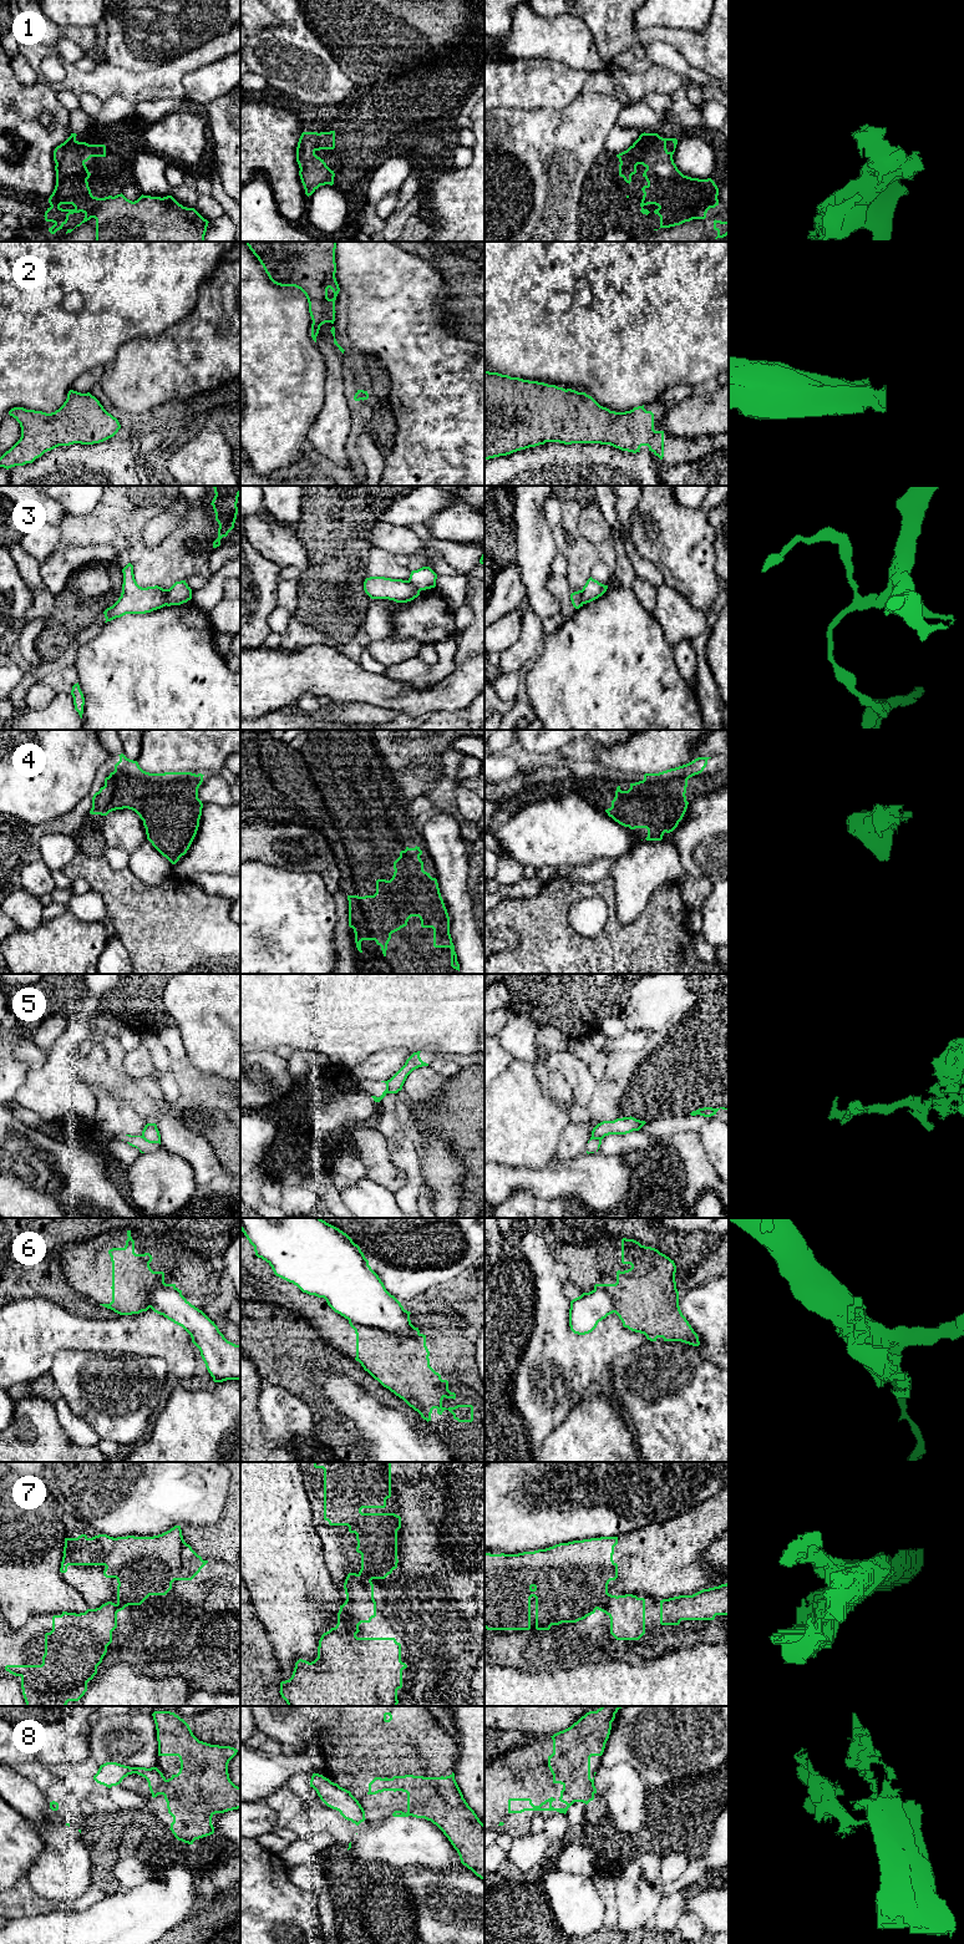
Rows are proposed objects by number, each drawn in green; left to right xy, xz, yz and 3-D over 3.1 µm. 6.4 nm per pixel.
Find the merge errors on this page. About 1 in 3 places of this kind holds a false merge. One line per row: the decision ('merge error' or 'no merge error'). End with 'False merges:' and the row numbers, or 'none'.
1: no merge error
2: no merge error
3: merge error
4: no merge error
5: merge error
6: merge error
7: merge error
8: merge error
False merges: 3, 5, 6, 7, 8

